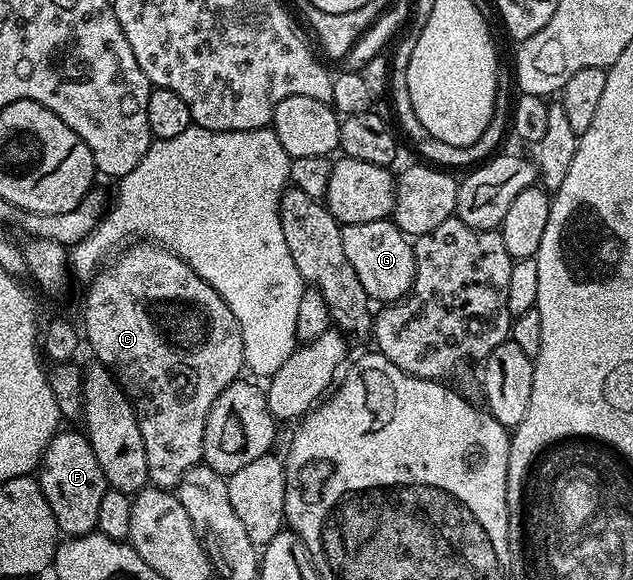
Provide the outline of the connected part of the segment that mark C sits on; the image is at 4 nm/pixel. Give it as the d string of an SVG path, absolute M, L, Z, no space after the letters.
M134 242L123 247L89 281L88 287L81 324L85 343L90 343L93 359L109 368L134 406L148 459L149 481L155 487L173 489L188 469L203 461L204 426L212 402L243 375L246 347L240 326L232 310L228 310L228 302L192 266L153 242Z

